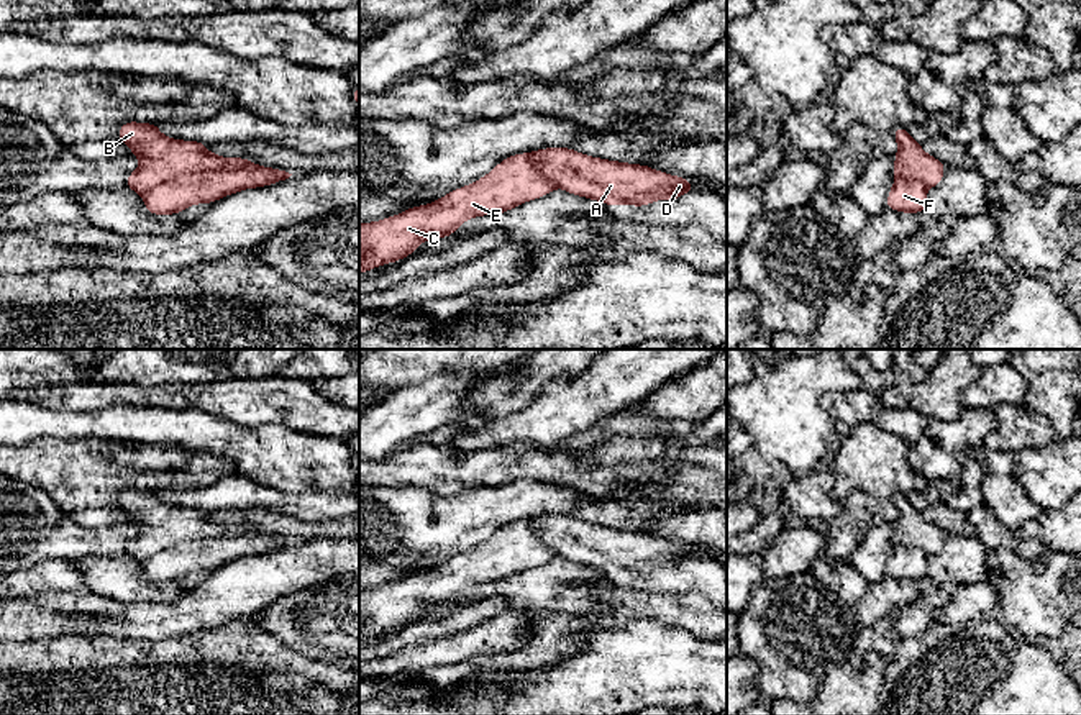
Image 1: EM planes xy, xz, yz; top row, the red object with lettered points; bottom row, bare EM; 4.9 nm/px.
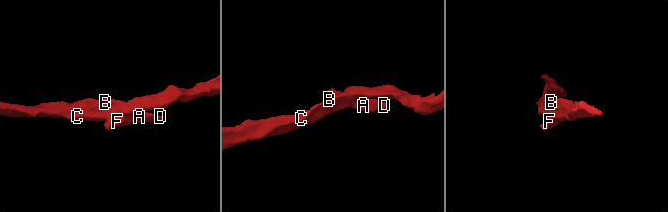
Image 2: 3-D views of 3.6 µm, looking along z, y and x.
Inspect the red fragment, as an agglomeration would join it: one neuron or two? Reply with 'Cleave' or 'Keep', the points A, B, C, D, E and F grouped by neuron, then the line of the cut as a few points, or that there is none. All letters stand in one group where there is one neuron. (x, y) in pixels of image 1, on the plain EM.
Cleave. Groups: A D F / B C E. Split along xy (251, 528), (241, 533), (184, 538), (155, 553), (143, 563)

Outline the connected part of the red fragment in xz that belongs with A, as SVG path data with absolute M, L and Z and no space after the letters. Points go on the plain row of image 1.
M543 515L531 518L531 525L556 554L602 572L646 574L658 567L677 567L696 558L696 553L681 543L643 531L587 523L572 515Z

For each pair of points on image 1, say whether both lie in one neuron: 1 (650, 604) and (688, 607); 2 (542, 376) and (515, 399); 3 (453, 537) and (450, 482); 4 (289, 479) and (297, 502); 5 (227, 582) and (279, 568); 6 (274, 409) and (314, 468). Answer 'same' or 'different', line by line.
1: same
2: same
3: different
4: different
5: same
6: different

